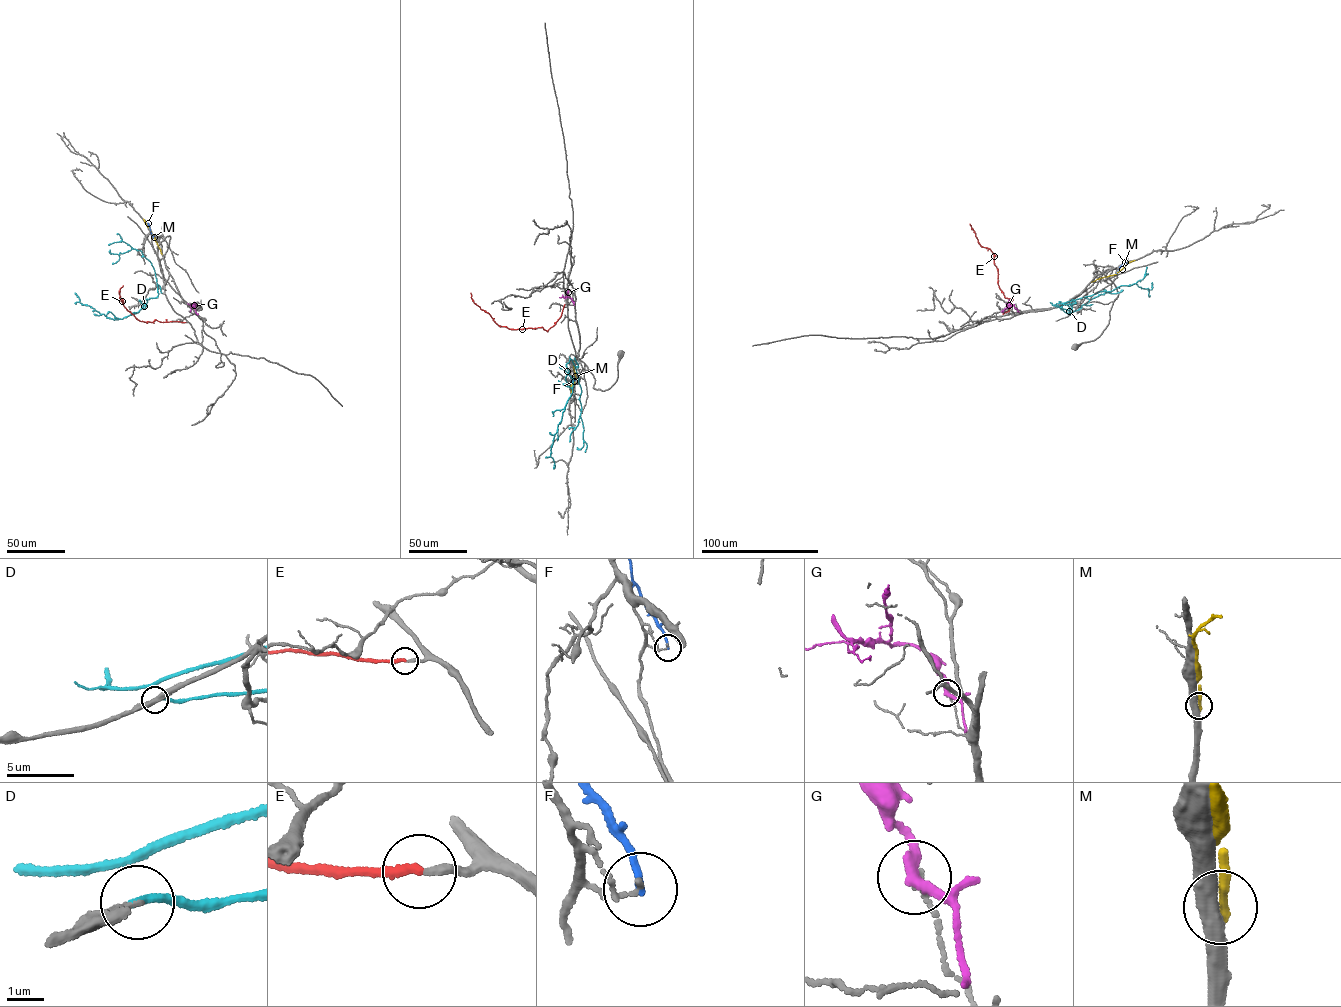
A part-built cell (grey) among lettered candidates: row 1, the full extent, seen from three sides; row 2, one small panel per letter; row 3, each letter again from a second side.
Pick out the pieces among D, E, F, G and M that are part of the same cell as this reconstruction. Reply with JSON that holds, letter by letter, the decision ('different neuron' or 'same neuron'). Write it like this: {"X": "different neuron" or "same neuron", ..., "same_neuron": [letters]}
{"D": "same neuron", "E": "same neuron", "F": "different neuron", "G": "different neuron", "M": "different neuron", "same_neuron": ["D", "E"]}

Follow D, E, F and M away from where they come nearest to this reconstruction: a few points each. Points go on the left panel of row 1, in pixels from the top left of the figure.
D: (161, 293), (157, 285), (158, 296), (146, 299), (139, 311), (114, 320), (81, 304), (74, 293)
E: (185, 322), (140, 321), (119, 298), (123, 285)
F: (154, 238), (148, 223)
M: (143, 219), (161, 255)

